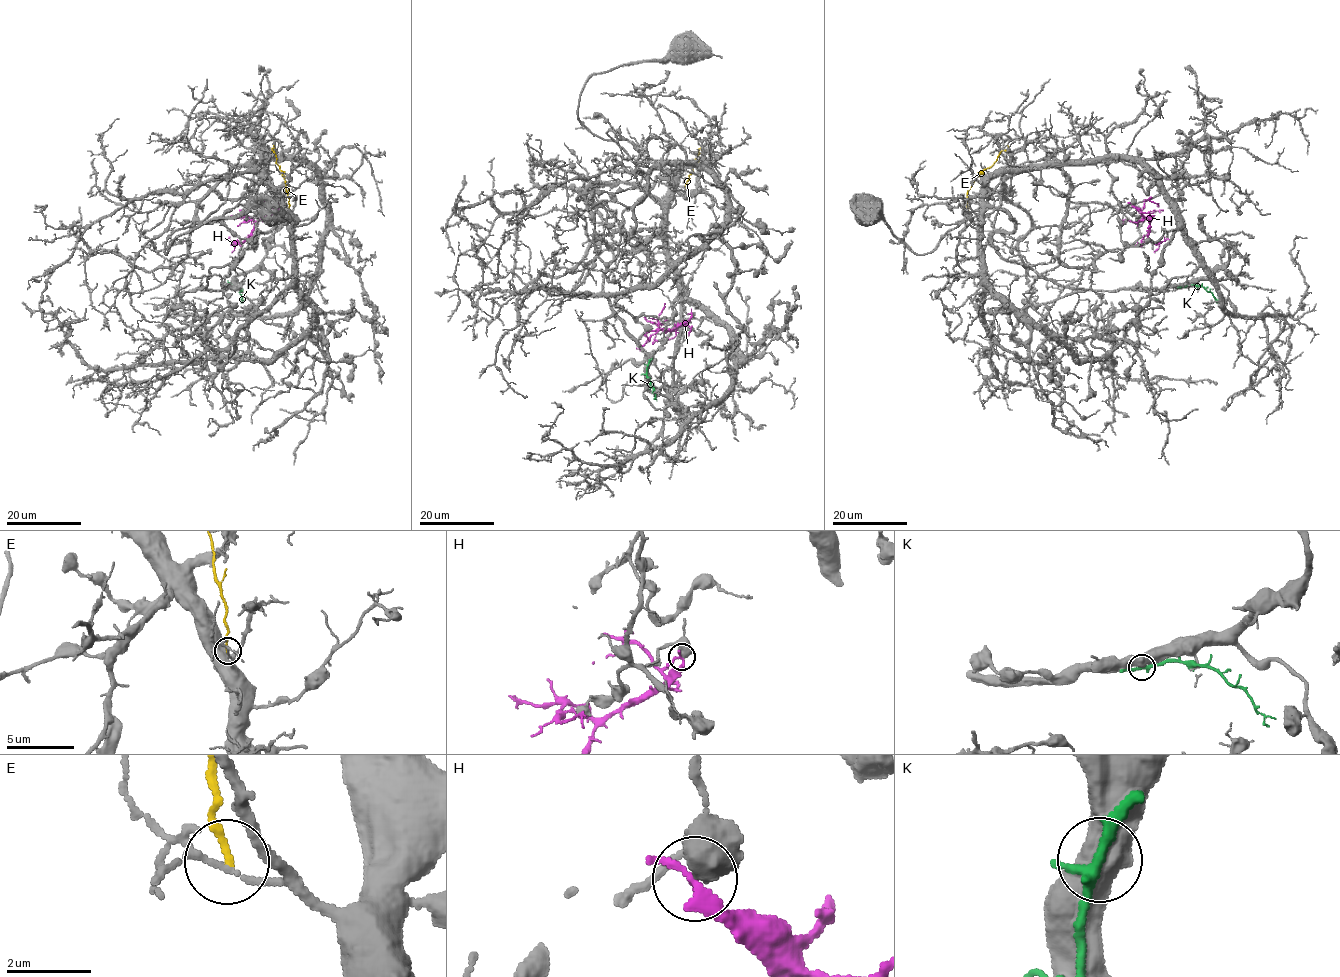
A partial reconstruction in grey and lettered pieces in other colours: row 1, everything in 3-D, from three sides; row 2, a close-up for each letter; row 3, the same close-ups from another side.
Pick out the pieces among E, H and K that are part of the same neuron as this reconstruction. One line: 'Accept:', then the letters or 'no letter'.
Accept: no letter

